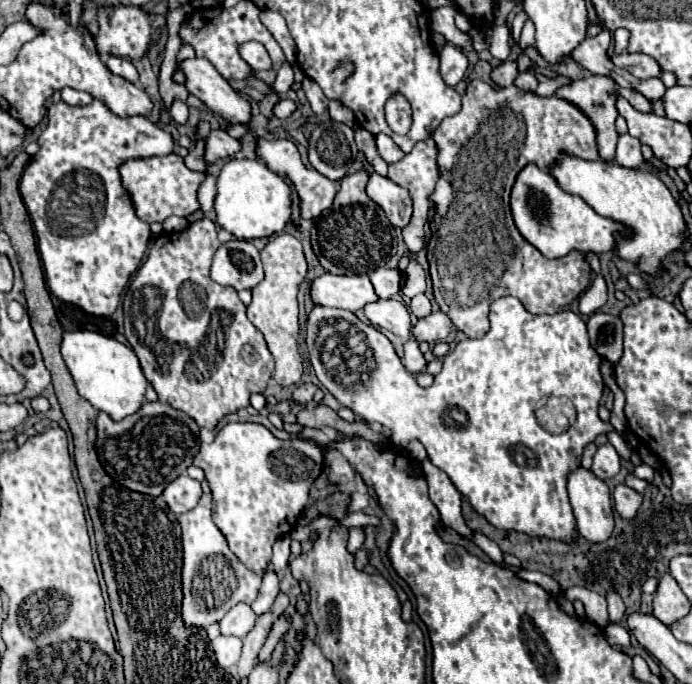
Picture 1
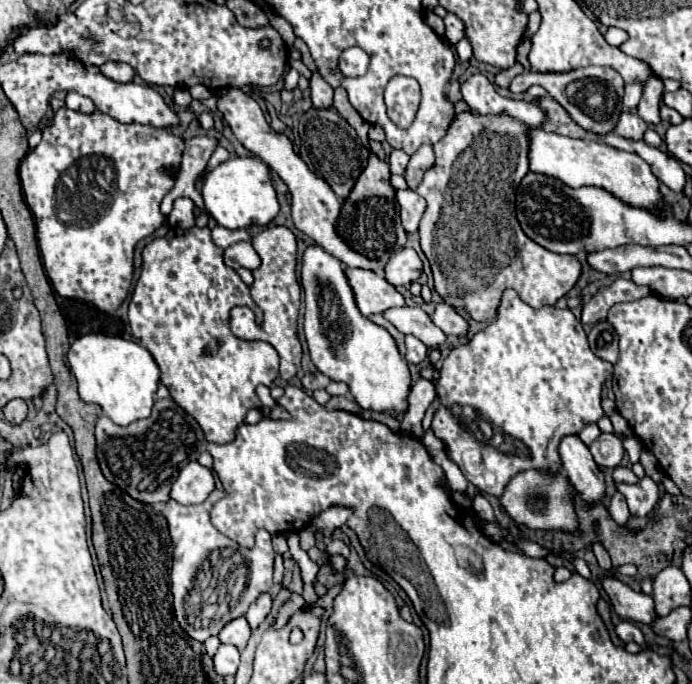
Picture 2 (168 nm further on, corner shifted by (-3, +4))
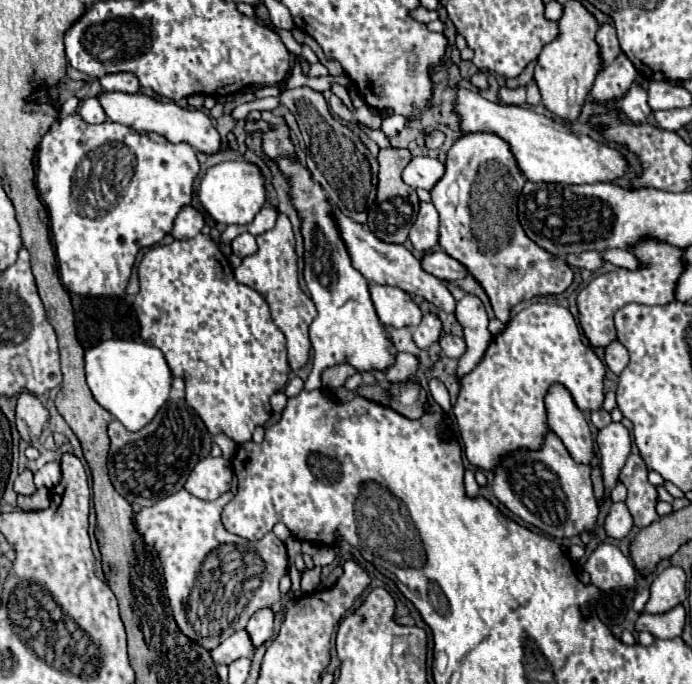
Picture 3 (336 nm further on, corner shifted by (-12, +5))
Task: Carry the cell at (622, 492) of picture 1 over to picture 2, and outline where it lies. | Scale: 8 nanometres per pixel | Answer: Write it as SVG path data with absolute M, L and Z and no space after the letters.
M615 493L615 495L611 497L611 503L609 503L607 511L609 511L611 519L613 519L617 525L625 525L625 523L629 521L629 517L631 517L629 507L627 507L627 503L625 503L625 497L623 497L621 493Z

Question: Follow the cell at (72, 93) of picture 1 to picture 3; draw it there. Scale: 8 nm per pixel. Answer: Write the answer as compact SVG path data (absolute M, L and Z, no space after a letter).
M86 98L80 102L80 108L78 108L78 114L82 116L82 120L90 122L90 124L100 124L100 122L106 122L108 116L104 114L102 106L98 104L98 98Z

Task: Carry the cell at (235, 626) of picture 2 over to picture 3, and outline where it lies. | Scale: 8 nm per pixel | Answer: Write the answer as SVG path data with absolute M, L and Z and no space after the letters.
M238 630L230 638L226 638L216 650L212 650L212 658L220 664L230 664L236 658L252 656L252 654L254 654L254 646L252 646L252 640L248 638L246 630Z

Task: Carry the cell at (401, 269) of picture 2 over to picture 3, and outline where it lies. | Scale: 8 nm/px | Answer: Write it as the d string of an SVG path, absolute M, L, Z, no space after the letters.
M432 250L432 252L424 254L420 264L422 264L424 272L428 272L440 280L458 280L458 278L466 276L466 268L442 250Z

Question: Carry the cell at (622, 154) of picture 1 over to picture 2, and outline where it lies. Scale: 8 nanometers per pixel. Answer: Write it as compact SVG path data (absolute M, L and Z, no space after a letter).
M625 109L619 115L619 121L615 125L615 133L627 137L627 139L643 139L643 133L647 129L647 123L643 123L643 119L635 113L631 113L629 109Z

